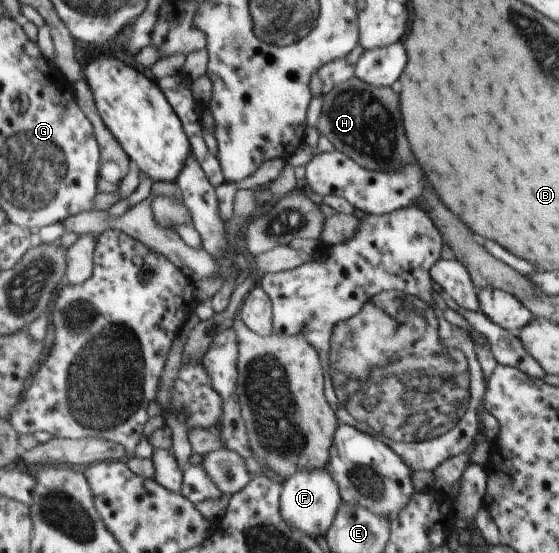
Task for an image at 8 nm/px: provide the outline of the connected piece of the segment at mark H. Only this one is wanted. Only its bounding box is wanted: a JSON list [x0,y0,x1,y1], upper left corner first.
[316,76,414,172]

